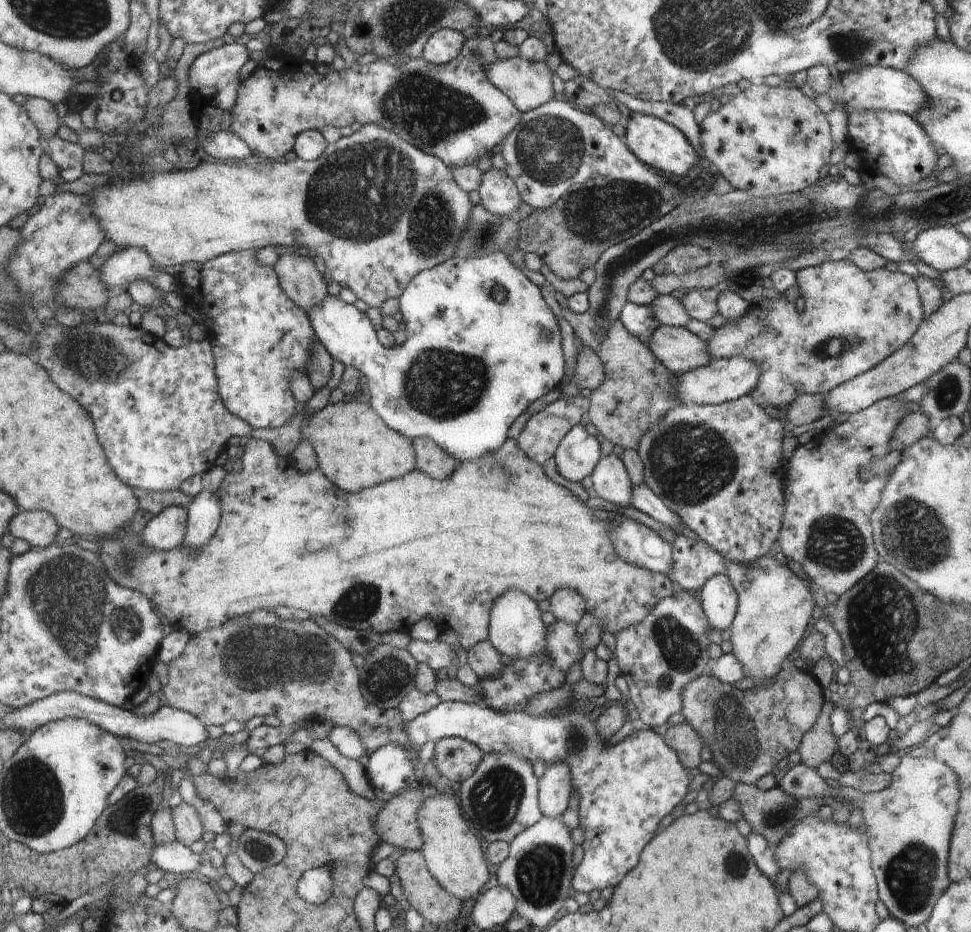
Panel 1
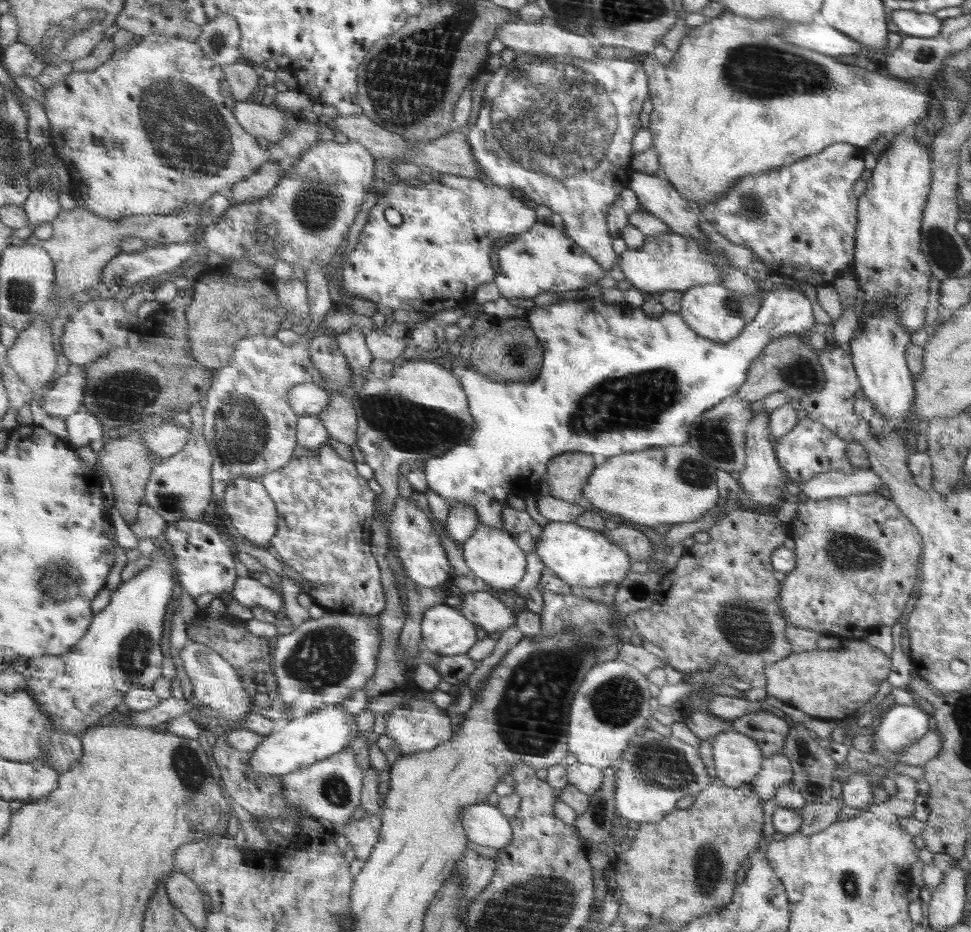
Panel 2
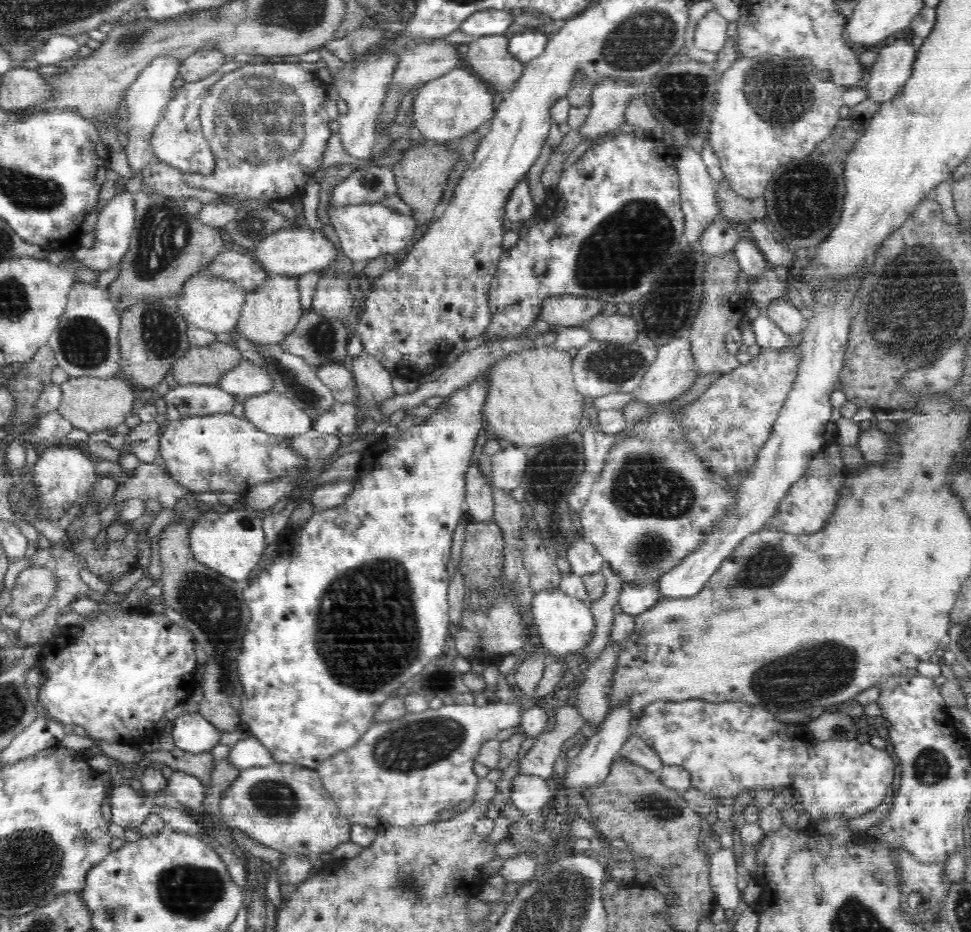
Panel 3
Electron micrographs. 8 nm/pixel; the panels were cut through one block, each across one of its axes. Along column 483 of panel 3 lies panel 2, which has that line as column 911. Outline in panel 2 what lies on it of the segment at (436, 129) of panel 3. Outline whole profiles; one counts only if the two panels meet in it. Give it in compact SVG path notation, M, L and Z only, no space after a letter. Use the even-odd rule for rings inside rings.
M724 10L717 18L708 19L706 24L691 28L670 64L662 65L650 56L647 58L640 56L649 76L650 101L654 105L654 110L649 115L650 125L647 129L651 132L654 150L658 156L660 176L667 179L678 192L684 193L689 204L699 207L700 204L702 206L714 204L730 188L734 187L739 179L769 171L780 171L783 167L790 167L790 164L797 163L798 160L805 159L807 156L817 155L818 152L824 151L826 147L834 143L846 142L862 148L869 147L882 135L890 135L890 132L901 134L906 126L919 122L918 118L921 122L922 118L928 114L930 98L926 90L918 88L913 81L902 80L883 71L882 74L868 72L858 66L837 62L834 57L794 46L794 44L786 44L780 37L780 32L784 31L786 26L789 26L788 20L780 20L780 18L754 20L746 16L738 16L730 10Z

